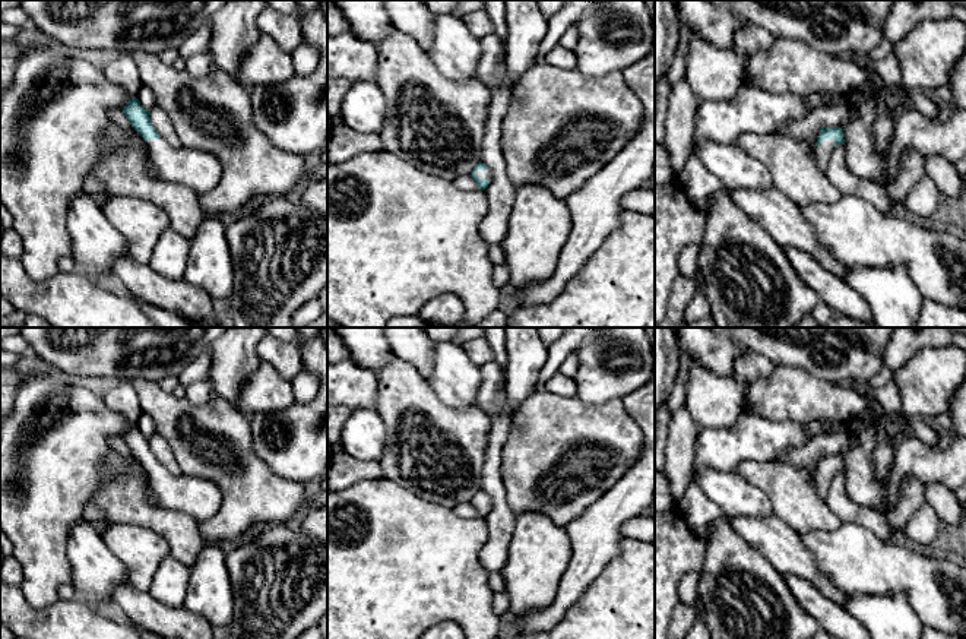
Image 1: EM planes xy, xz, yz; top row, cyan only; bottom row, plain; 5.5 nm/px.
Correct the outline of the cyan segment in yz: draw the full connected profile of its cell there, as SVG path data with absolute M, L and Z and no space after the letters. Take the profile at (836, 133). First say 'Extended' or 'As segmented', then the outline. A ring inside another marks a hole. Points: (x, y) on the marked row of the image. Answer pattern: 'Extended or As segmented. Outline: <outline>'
As segmented. Outline: M821 127L815 145L820 145L824 139L833 139L834 146L845 143L843 130L840 127Z

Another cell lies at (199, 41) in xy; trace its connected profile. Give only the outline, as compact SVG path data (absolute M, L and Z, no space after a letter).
M209 23L197 28L190 37L187 37L181 45L177 48L180 57L189 60L194 54L202 54L209 51L212 31Z

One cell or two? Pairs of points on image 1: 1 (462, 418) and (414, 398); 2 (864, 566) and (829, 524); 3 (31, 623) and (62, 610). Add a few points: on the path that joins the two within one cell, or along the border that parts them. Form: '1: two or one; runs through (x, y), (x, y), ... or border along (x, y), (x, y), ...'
1: one; runs through (450, 418), (437, 418), (426, 408)
2: two; border along (842, 524), (833, 530), (810, 530), (800, 534)
3: one; runs through (38, 623), (48, 623), (54, 617)

